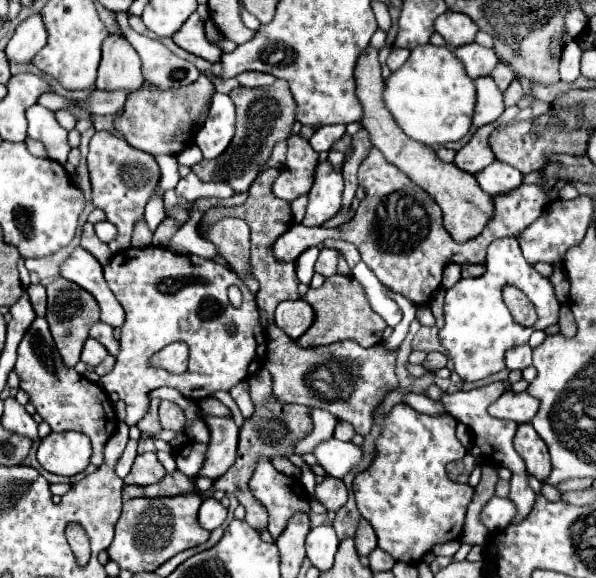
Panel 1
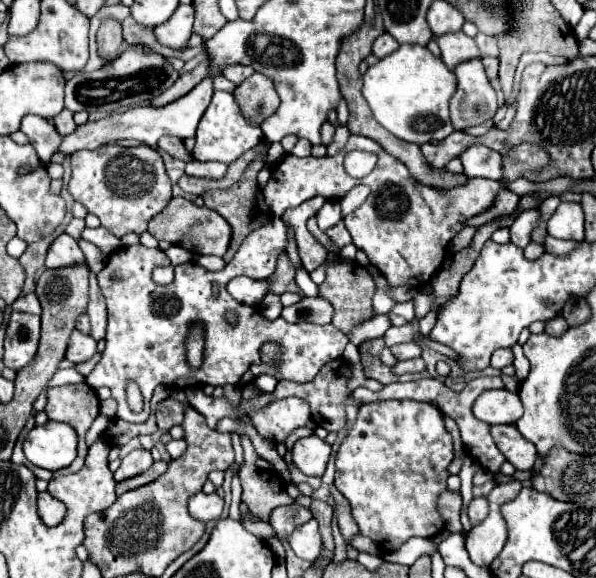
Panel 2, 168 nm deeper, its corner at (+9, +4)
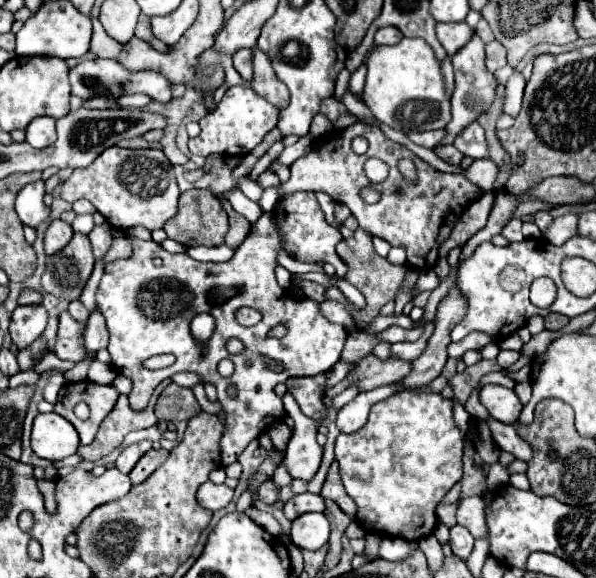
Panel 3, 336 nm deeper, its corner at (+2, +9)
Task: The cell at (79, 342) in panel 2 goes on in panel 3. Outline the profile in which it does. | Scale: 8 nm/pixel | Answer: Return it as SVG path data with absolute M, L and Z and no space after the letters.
M62 311L54 353L66 361L74 361L74 363L80 361L88 353L84 347L84 329L86 329L84 323L72 319L68 311Z

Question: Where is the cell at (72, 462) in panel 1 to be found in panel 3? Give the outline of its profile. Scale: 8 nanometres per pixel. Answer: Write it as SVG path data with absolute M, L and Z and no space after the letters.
M38 413L32 427L32 451L48 461L62 461L80 447L78 431L58 413Z

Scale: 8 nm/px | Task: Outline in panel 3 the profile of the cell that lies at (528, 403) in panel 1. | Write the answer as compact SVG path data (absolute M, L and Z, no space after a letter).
M484 385L480 391L480 401L488 413L502 423L516 423L522 411L522 403L514 389L502 385Z

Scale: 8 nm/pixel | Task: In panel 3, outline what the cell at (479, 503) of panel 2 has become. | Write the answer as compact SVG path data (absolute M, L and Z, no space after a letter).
M466 497L458 503L456 513L458 525L466 527L474 537L486 535L486 517L484 517L484 499L482 497Z

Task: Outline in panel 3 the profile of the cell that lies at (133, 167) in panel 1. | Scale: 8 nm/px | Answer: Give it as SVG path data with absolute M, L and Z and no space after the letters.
M108 147L88 167L74 169L70 179L62 185L60 195L70 203L88 199L114 229L124 231L128 227L142 225L148 231L154 231L162 229L178 211L180 189L172 163L160 149Z

